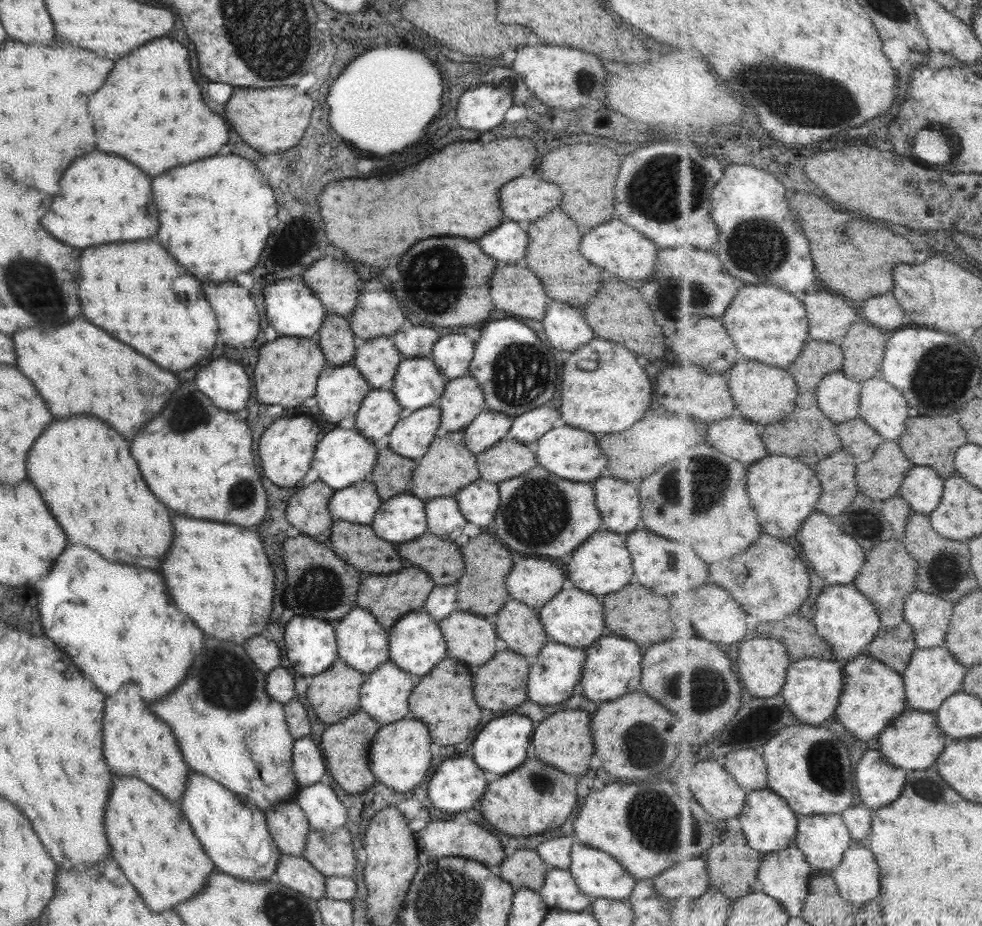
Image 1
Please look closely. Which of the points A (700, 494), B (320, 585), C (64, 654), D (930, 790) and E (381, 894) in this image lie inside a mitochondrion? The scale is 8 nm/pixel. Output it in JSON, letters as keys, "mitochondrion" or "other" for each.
{"A":"mitochondrion","B":"mitochondrion","C":"other","D":"mitochondrion","E":"other"}

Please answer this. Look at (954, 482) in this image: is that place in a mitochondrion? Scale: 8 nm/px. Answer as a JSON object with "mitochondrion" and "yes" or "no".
{"mitochondrion":"no"}

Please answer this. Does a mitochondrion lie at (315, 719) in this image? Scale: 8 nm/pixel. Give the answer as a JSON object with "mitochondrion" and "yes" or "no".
{"mitochondrion":"no"}

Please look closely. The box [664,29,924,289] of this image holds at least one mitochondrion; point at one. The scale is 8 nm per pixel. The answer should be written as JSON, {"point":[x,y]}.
{"point":[796,96]}

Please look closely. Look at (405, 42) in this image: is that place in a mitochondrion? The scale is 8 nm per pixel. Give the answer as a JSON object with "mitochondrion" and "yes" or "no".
{"mitochondrion":"no"}

